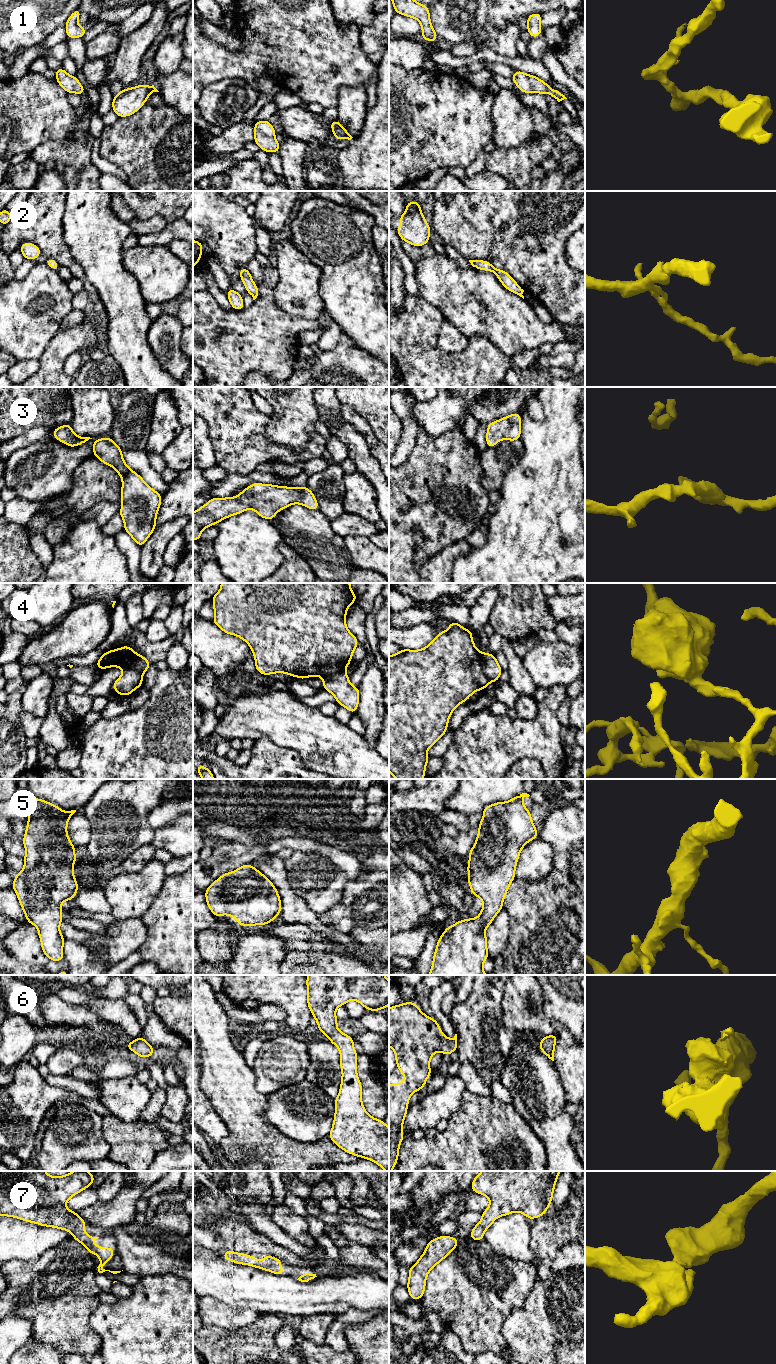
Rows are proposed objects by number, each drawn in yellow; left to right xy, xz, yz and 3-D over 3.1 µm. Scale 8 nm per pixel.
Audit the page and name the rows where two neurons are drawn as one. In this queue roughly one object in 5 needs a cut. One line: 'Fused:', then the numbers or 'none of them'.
Fused: 4

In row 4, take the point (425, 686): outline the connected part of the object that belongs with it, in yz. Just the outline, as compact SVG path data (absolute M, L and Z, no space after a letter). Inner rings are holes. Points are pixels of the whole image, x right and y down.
M452 621L449 629L441 631L425 648L419 650L400 649L395 655L389 655L389 772L396 779L423 779L428 760L427 750L433 746L447 732L449 718L454 709L469 699L478 690L485 690L490 683L482 666L482 652L479 651L472 638L472 630L465 629L462 625Z

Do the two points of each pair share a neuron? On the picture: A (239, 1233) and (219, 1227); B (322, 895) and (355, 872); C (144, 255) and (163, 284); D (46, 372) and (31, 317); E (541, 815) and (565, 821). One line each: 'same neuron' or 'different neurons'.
A: same neuron
B: different neurons
C: same neuron
D: different neurons
E: different neurons

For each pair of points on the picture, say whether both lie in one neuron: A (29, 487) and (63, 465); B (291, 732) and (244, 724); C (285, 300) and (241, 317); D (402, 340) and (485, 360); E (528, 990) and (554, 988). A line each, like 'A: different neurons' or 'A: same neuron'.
A: same neuron
B: same neuron
C: different neurons
D: same neuron
E: different neurons

